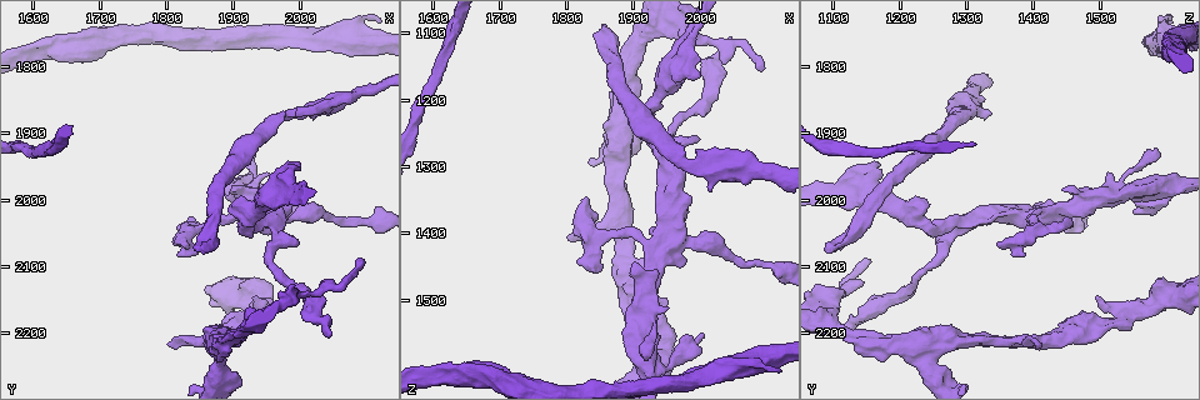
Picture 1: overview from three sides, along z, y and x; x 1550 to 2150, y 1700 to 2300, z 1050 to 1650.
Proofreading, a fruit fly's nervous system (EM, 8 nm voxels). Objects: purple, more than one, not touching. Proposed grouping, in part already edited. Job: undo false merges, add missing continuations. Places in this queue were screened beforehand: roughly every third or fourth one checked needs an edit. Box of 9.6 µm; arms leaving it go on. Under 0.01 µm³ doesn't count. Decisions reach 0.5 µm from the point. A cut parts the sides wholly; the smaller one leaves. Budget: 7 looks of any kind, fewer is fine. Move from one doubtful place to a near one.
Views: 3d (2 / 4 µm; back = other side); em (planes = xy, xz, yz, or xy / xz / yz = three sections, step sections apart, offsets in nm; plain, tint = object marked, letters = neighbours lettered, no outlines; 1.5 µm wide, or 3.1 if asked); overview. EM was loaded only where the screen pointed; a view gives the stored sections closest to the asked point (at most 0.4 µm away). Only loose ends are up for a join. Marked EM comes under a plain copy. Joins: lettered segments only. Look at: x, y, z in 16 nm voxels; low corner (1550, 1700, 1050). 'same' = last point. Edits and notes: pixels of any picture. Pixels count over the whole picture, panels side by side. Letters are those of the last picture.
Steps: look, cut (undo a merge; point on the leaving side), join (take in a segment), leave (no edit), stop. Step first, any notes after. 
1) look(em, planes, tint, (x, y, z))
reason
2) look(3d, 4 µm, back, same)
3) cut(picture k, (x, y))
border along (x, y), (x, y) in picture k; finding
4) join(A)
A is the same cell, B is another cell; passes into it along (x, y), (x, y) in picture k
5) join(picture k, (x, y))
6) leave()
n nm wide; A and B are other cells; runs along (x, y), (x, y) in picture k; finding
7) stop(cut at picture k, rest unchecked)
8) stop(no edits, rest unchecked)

look(em, planes, letters, (2045, 2200, 1110))
branch stops here

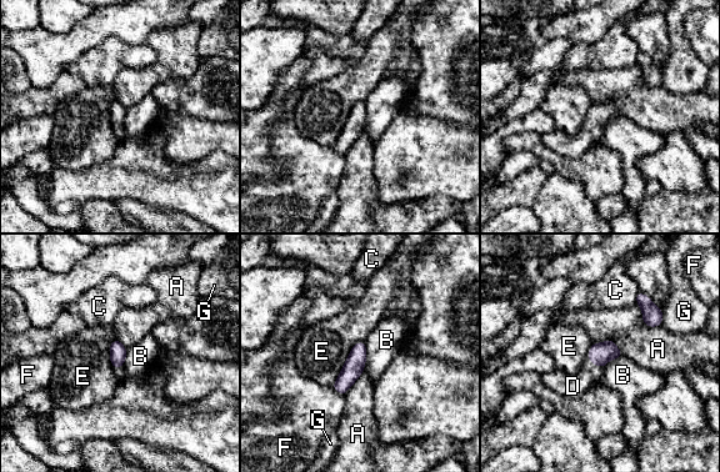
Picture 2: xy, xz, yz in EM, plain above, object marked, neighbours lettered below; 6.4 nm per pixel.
join(D)
D is the same cell, A, B, C, E, F and G are other cells; passes into it along (600, 354), (595, 365), (573, 386) in picture 2; the cell continues

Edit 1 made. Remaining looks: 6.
look(3d, 2 µm, (2090, 2095, 1155))
branch stops here

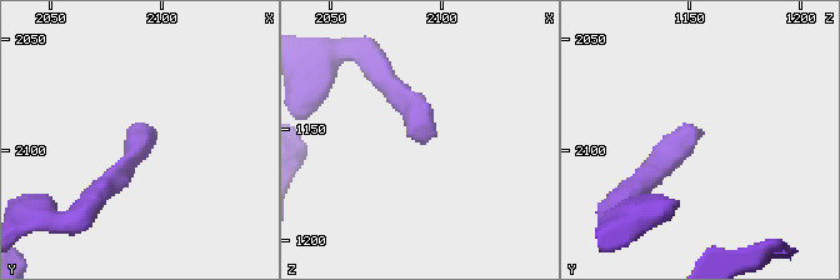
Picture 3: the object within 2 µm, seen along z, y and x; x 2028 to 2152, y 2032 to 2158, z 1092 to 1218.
look(em, planes, letters, (2089, 2091, 1157))

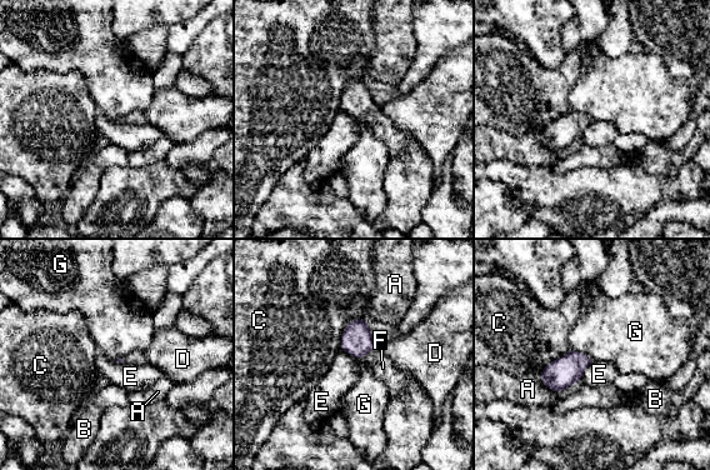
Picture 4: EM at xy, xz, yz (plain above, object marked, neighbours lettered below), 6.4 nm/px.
join(F)
C touches over 260 nm; F is the same cell, A, B, C, D, E and G are other cells; passes into it along (356, 340), (369, 351), (383, 368) in picture 4; it goes on there

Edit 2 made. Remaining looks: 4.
look(overview)
see it whole again

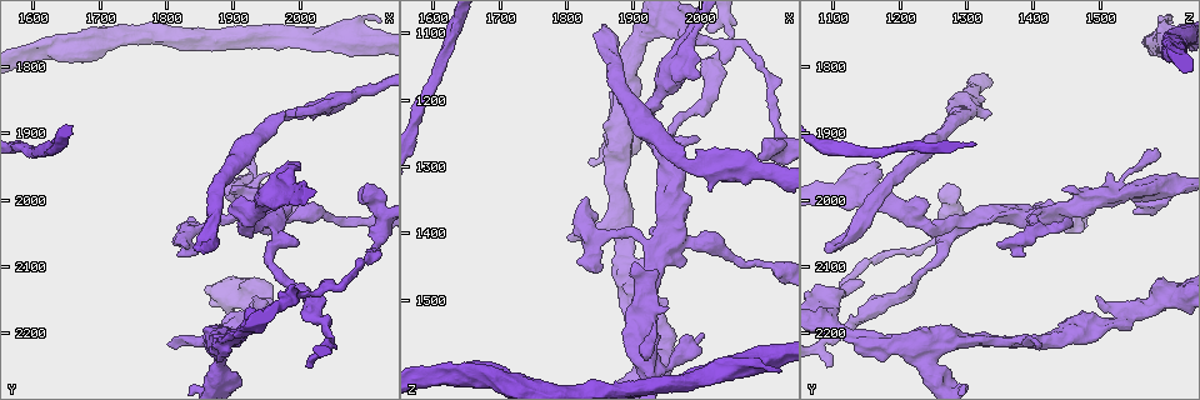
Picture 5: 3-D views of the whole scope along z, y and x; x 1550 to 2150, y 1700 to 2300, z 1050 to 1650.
look(em, yz, step 4, tint, (1845, 2075, 1100))
branch stops here

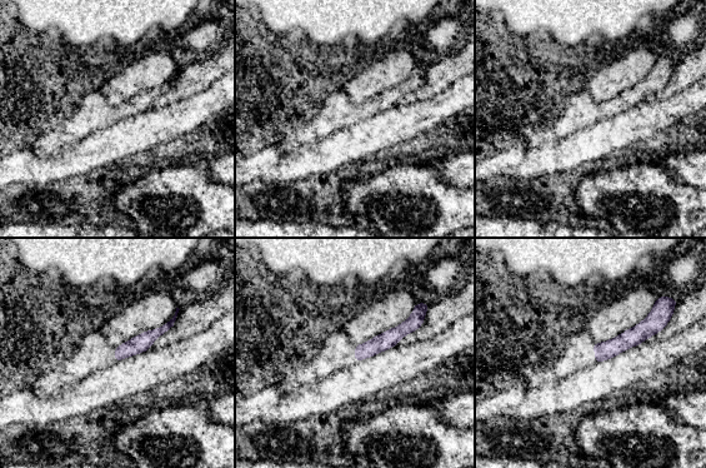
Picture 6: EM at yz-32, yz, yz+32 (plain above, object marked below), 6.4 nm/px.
look(em, planes, letters, same)
another direction

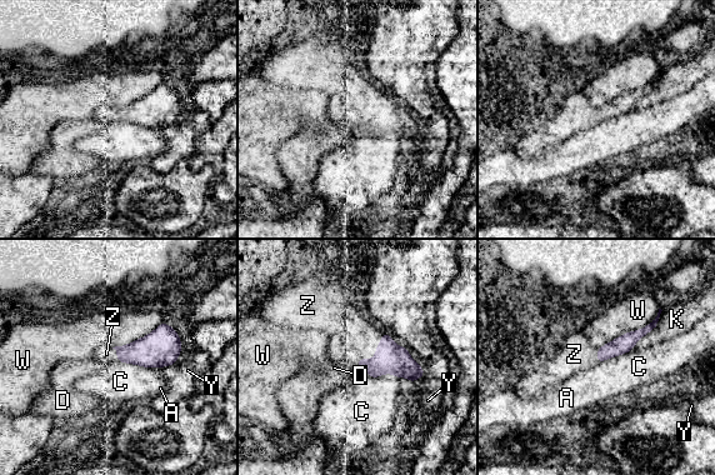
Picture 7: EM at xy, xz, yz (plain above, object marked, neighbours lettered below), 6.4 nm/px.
join(Z)
W touches over 460 nm; Z is the same cell, A, C, D, K, W and Y are other cells; passes into it along (390, 358), (375, 354), (350, 336) in picture 7; the cell continues

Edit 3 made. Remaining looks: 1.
stop(join at picture 2, join at picture 4, join at picture 7, rest unchecked)

